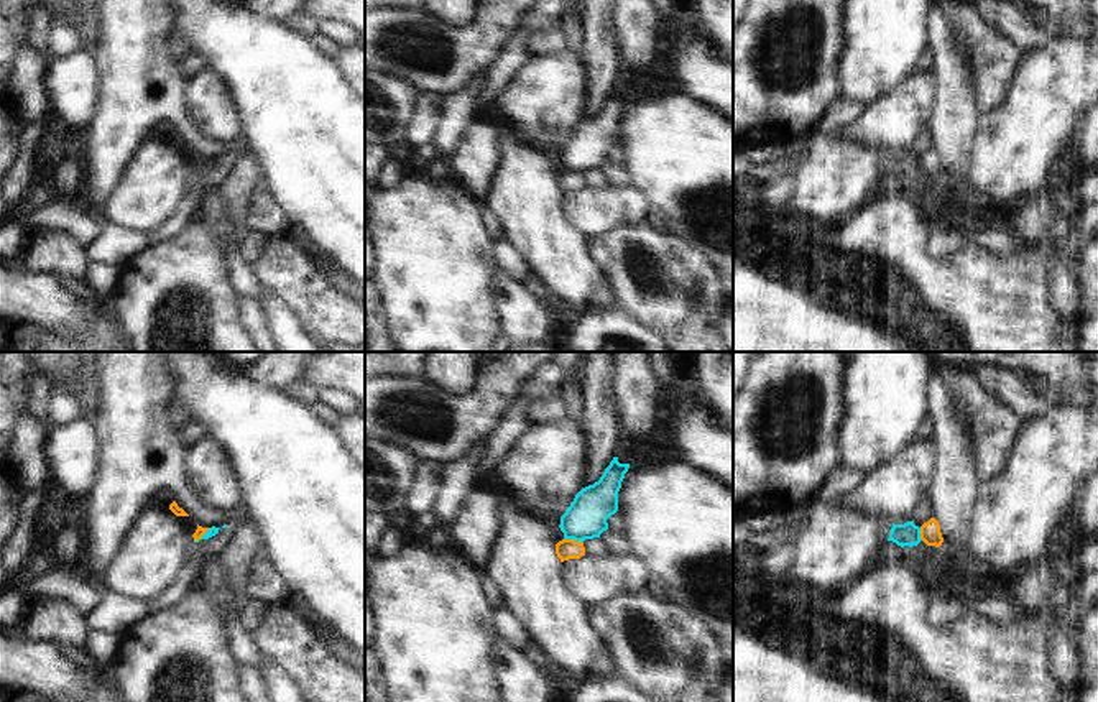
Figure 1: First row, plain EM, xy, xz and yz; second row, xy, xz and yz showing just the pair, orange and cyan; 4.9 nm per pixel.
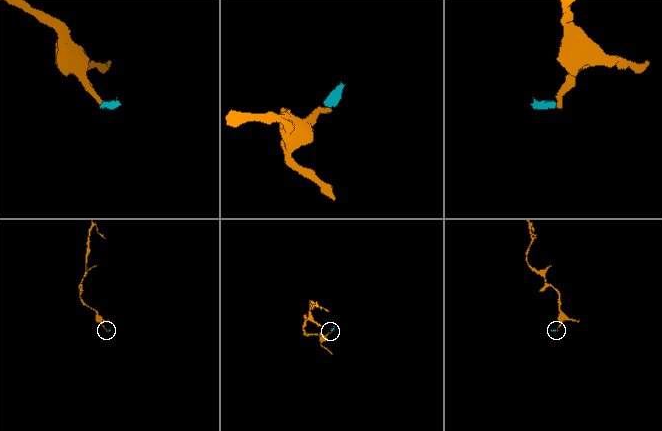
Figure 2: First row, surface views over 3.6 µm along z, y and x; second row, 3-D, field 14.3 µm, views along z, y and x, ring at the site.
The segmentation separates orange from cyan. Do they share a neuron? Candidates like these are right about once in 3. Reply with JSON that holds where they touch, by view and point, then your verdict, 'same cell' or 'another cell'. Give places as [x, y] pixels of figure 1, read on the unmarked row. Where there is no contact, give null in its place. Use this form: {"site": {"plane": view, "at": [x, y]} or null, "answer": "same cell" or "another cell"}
{"site": {"plane": "xz", "at": [572, 171]}, "answer": "another cell"}

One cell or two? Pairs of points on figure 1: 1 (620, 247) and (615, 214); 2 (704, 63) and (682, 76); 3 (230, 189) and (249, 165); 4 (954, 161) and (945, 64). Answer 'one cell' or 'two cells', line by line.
1: two cells
2: one cell
3: one cell
4: one cell

